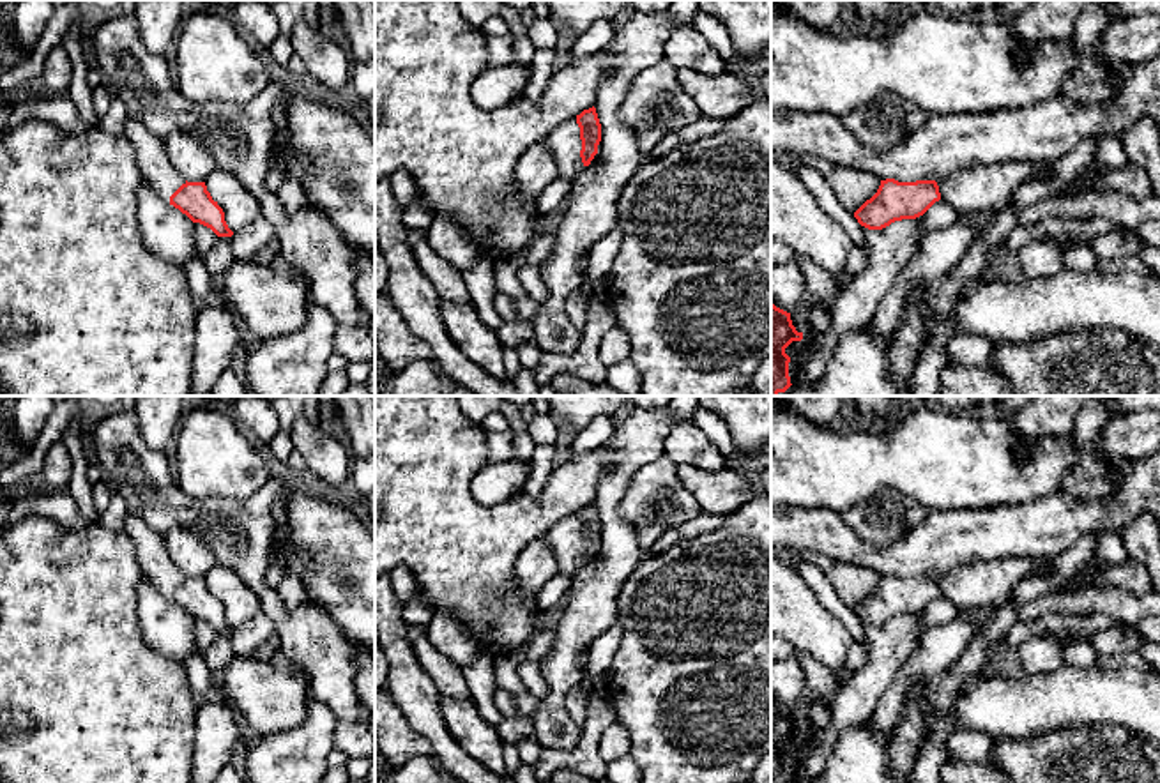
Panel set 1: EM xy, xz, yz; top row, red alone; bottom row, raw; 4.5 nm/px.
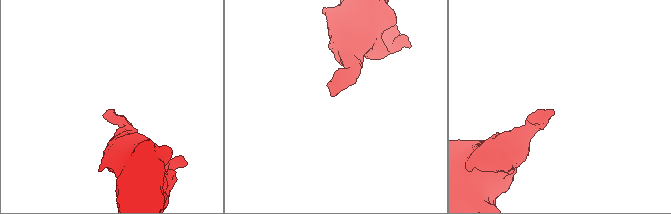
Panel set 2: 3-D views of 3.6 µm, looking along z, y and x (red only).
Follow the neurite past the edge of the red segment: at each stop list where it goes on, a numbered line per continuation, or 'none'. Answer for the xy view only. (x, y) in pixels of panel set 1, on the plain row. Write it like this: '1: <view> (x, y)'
1: xy (151, 552)

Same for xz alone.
1: xz (564, 539)

